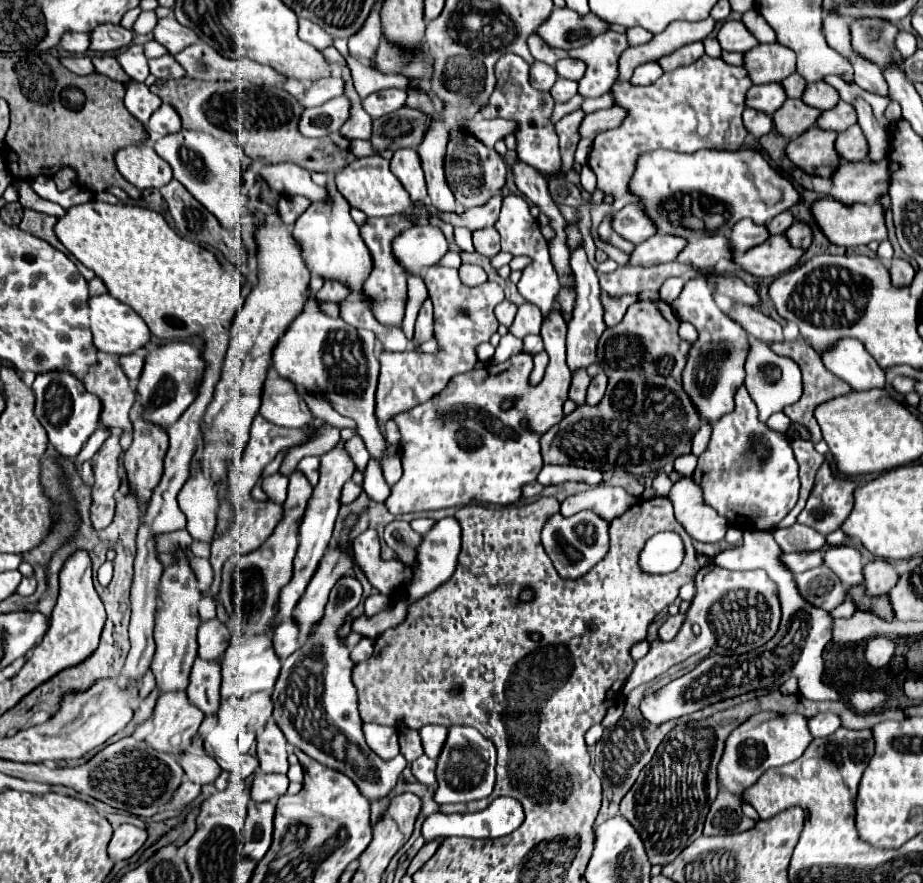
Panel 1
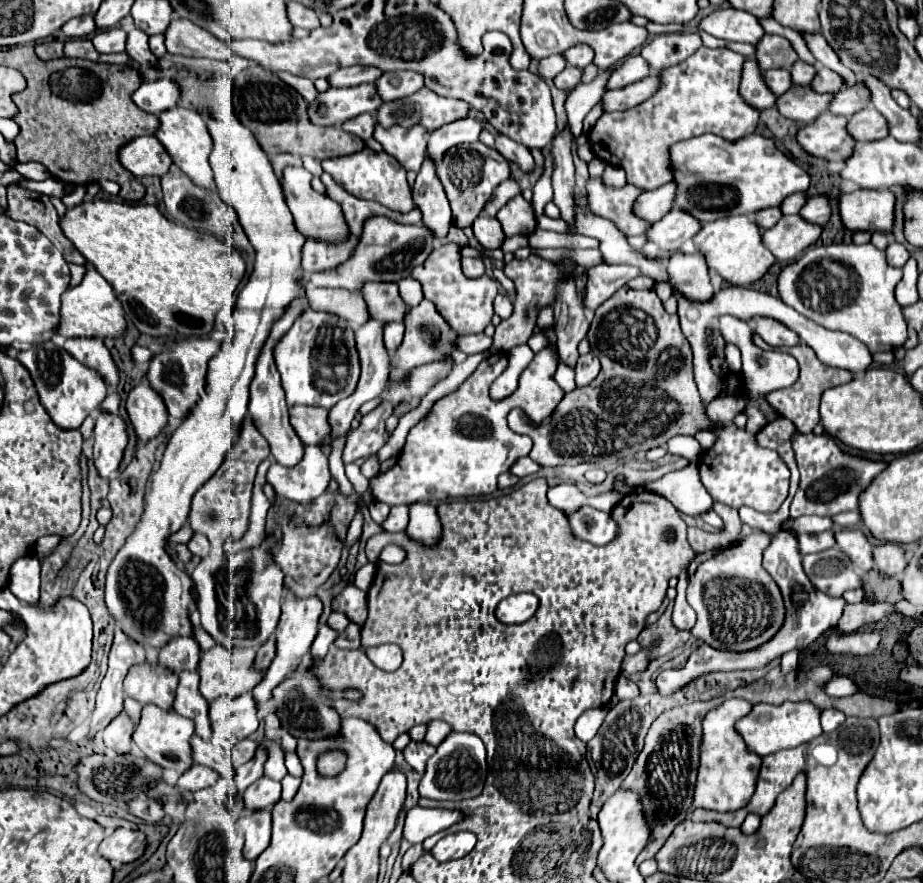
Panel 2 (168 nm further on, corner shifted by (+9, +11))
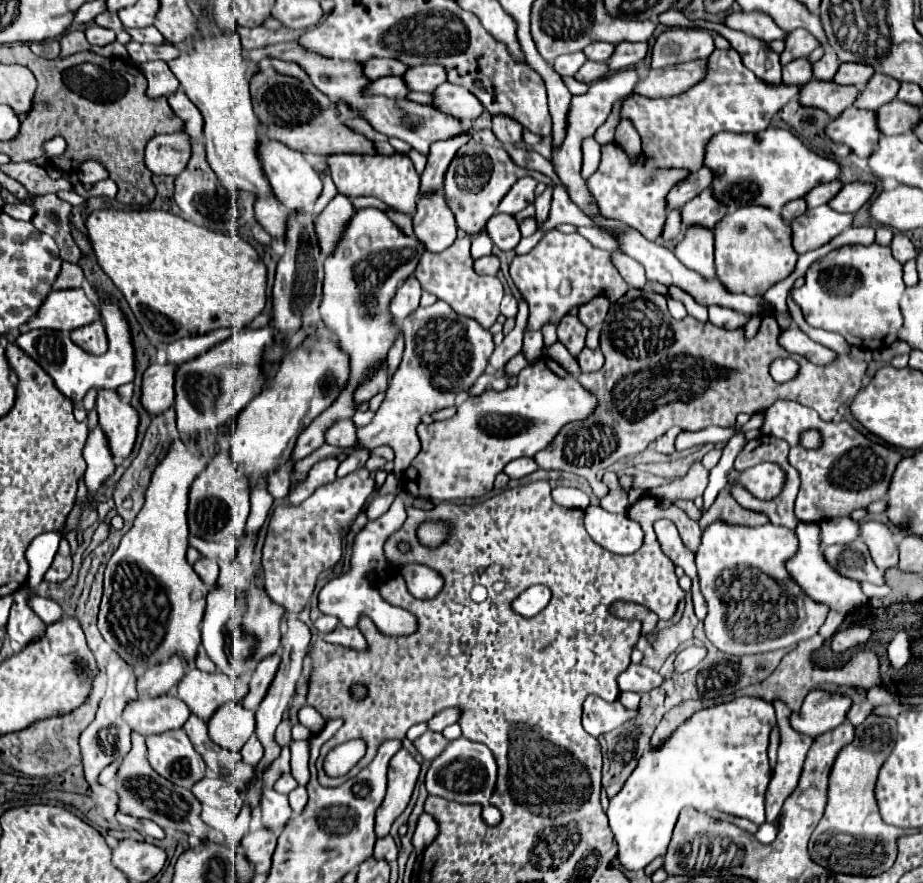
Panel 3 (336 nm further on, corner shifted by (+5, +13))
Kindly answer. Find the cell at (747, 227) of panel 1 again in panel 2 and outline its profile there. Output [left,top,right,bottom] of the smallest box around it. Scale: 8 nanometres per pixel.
[754,208,780,230]

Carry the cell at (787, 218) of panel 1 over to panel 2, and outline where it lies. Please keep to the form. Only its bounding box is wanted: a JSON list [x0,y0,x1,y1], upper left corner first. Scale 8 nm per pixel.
[780,192,806,216]

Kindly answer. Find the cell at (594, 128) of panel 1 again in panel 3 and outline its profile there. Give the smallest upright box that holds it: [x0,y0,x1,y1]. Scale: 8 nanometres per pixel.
[634,60,708,98]

